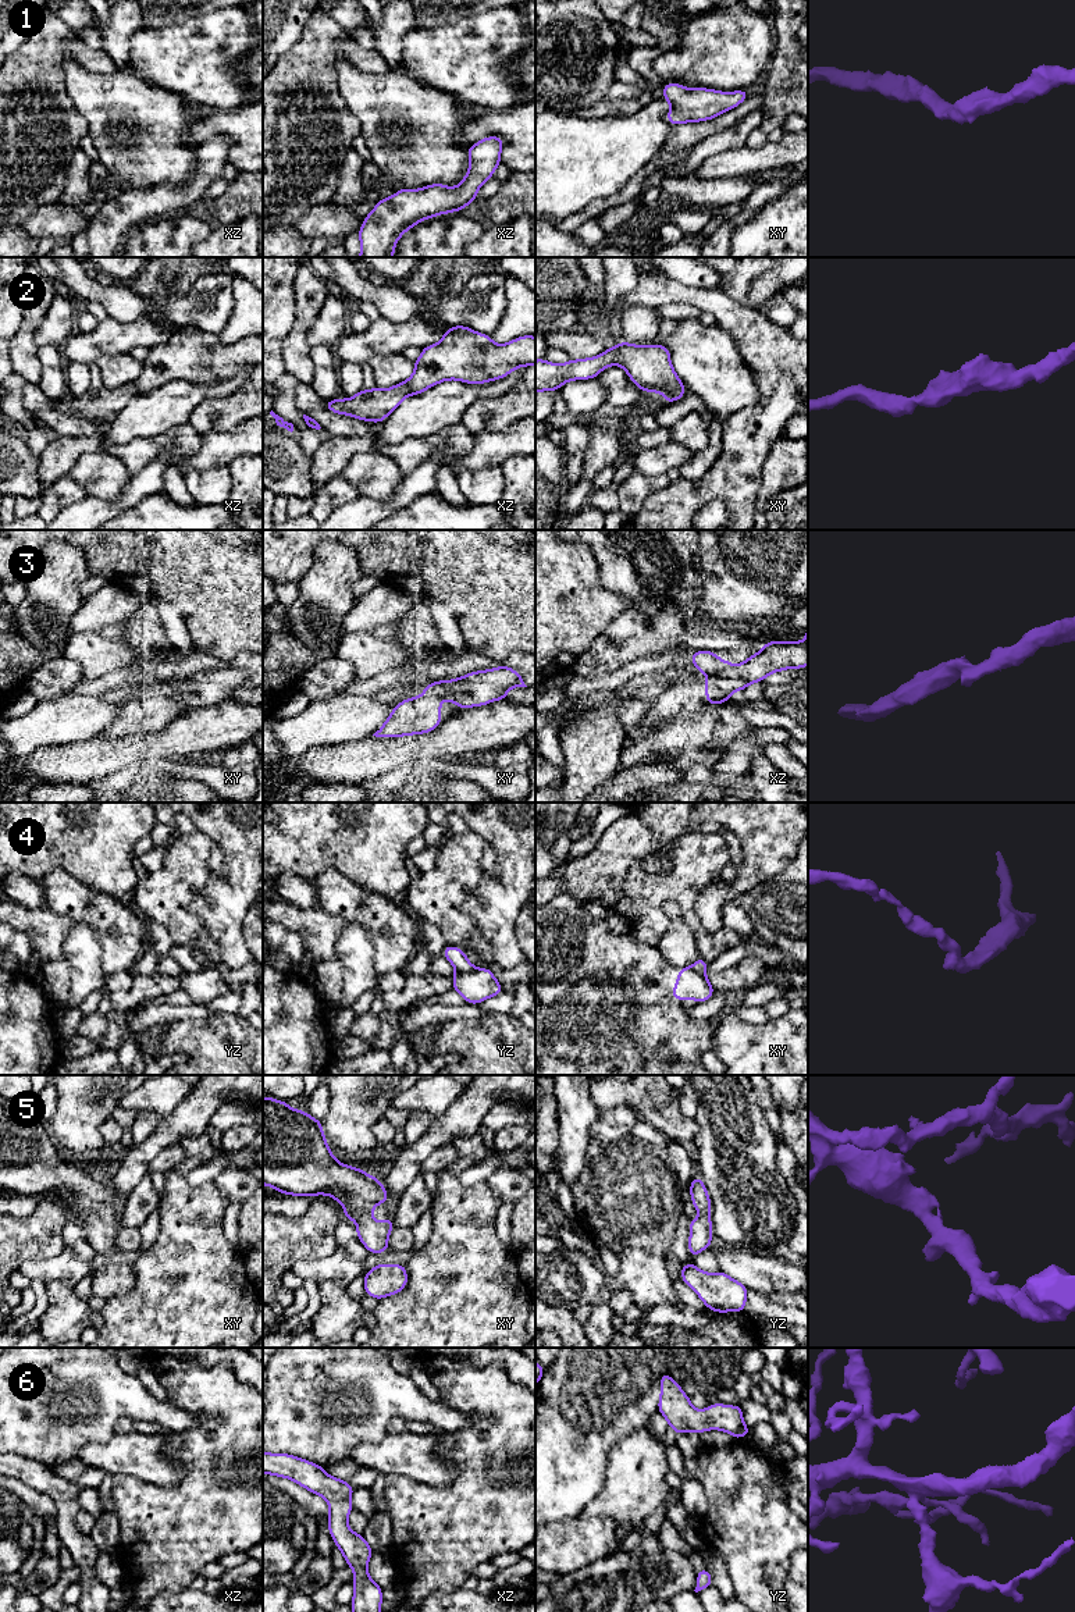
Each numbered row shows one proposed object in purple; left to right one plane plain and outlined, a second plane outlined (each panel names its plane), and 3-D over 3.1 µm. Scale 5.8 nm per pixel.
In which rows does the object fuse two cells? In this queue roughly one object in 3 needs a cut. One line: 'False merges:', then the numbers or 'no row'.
False merges: 3, 4

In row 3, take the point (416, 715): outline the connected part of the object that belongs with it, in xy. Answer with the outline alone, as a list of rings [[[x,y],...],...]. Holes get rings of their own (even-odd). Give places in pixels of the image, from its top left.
[[[456,680],[430,683],[424,686],[420,697],[410,697],[396,704],[389,718],[373,736],[402,737],[434,730],[441,725],[441,701],[446,698]]]

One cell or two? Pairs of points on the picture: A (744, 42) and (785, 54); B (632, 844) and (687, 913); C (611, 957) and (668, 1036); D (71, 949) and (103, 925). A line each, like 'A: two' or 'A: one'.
A: two
B: one
C: one
D: two

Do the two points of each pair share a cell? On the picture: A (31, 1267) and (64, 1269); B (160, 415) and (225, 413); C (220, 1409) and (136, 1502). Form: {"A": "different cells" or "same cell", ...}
{"A": "same cell", "B": "different cells", "C": "same cell"}

